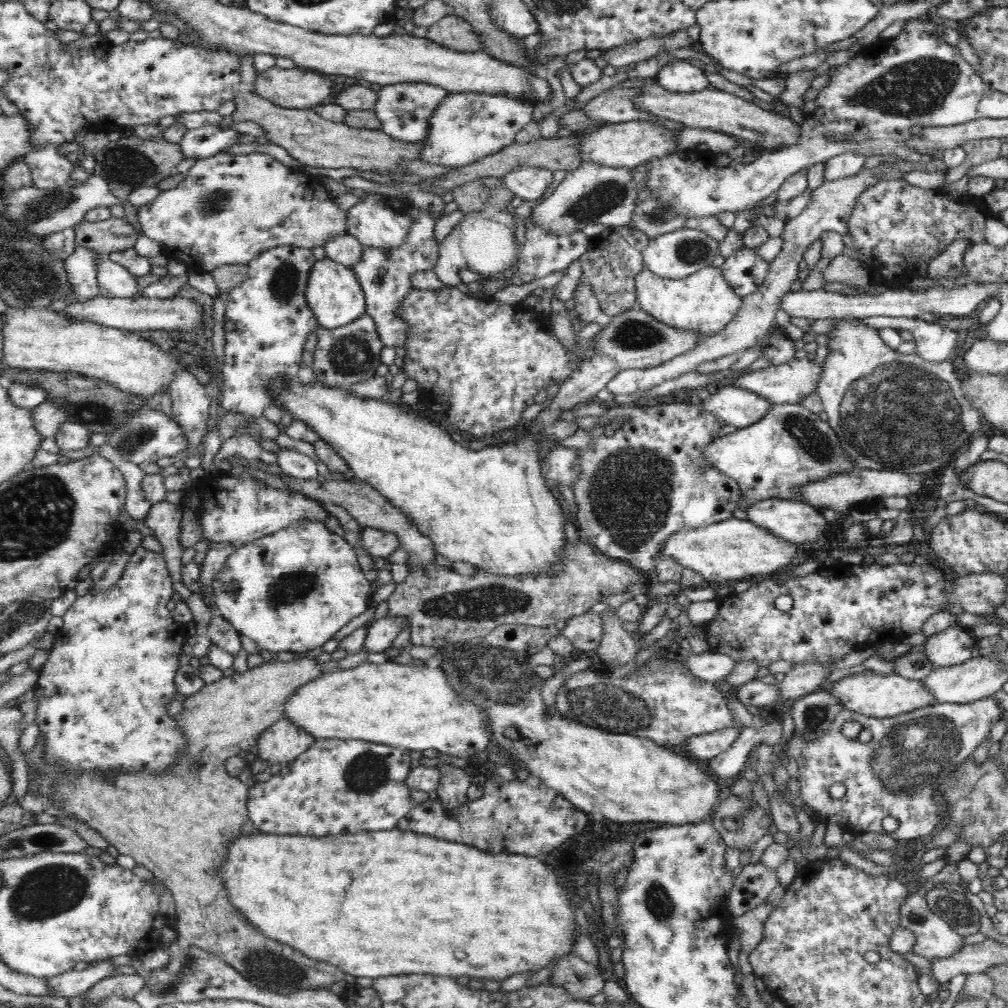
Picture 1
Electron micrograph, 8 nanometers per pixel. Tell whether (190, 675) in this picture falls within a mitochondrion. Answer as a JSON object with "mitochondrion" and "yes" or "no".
{"mitochondrion":"no"}

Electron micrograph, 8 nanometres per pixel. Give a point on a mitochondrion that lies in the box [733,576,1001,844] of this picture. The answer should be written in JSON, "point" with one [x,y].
{"point":[902,763]}

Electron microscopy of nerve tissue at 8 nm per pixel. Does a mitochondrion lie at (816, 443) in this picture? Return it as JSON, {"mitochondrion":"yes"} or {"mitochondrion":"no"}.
{"mitochondrion":"yes"}

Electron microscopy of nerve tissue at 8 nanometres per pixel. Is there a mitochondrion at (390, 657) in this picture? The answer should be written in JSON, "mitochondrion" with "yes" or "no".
{"mitochondrion":"no"}

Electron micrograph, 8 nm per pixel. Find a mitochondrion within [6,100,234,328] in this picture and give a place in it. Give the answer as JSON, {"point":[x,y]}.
{"point":[124,165]}

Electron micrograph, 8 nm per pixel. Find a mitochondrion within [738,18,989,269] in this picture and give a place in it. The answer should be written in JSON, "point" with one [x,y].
{"point":[918,87]}

